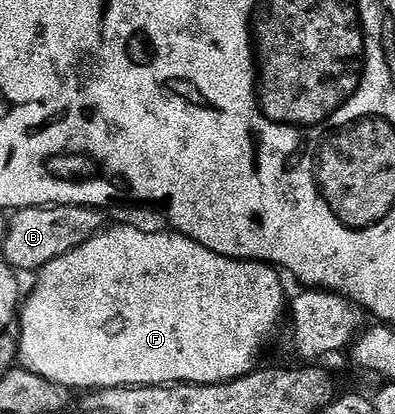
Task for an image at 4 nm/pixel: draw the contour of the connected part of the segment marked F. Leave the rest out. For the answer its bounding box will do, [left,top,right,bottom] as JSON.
[20,225,286,391]

